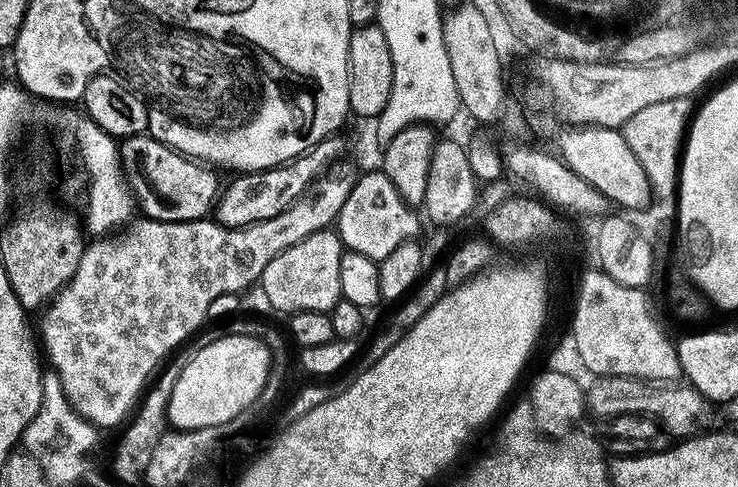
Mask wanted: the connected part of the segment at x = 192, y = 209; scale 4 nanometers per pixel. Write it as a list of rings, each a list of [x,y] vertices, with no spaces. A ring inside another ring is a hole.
[[[148,134],[125,139],[119,149],[123,179],[147,219],[163,224],[189,224],[213,215],[222,191],[217,169],[167,148]]]

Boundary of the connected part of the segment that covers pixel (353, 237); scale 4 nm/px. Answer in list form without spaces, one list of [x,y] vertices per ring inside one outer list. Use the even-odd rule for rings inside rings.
[[[382,170],[368,172],[359,177],[350,194],[346,198],[346,206],[342,206],[342,214],[338,221],[340,240],[345,249],[358,254],[366,254],[366,258],[383,262],[398,250],[398,246],[415,241],[420,232],[421,213],[410,207],[398,194],[394,182]]]

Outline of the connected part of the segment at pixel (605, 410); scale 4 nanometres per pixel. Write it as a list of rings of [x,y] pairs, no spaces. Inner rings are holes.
[[[599,377],[595,383],[596,385],[593,388],[589,387],[586,392],[588,407],[593,417],[596,415],[608,416],[607,418],[615,418],[617,416],[646,416],[655,418],[669,429],[674,428],[682,432],[682,436],[686,438],[711,429],[713,427],[711,424],[716,420],[715,414],[712,413],[713,405],[697,388],[691,386],[680,388],[682,386],[679,383],[648,383],[644,380],[632,380],[626,377]]]

